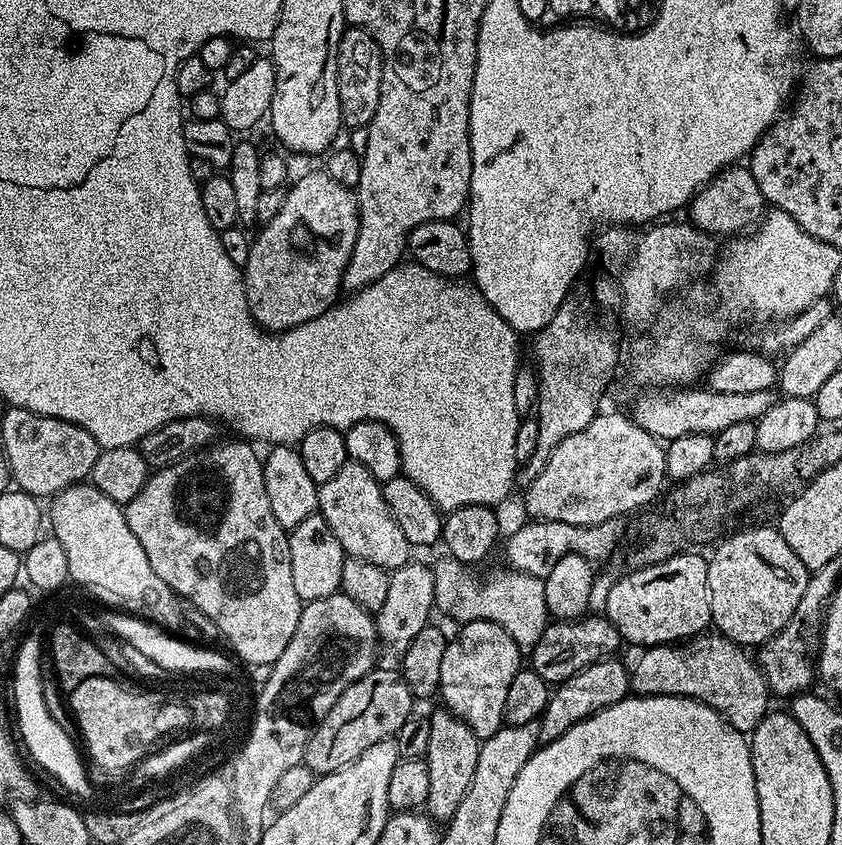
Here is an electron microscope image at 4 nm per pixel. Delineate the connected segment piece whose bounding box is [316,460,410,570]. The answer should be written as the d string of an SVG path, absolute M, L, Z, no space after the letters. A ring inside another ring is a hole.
M349 460L330 482L319 485L316 507L318 515L326 518L326 526L334 530L334 538L338 538L345 557L353 556L362 562L372 562L374 566L395 570L409 563L410 545L406 542L406 534L402 534L402 526L394 522L394 514L390 514L380 486L380 481L366 470L366 466Z

